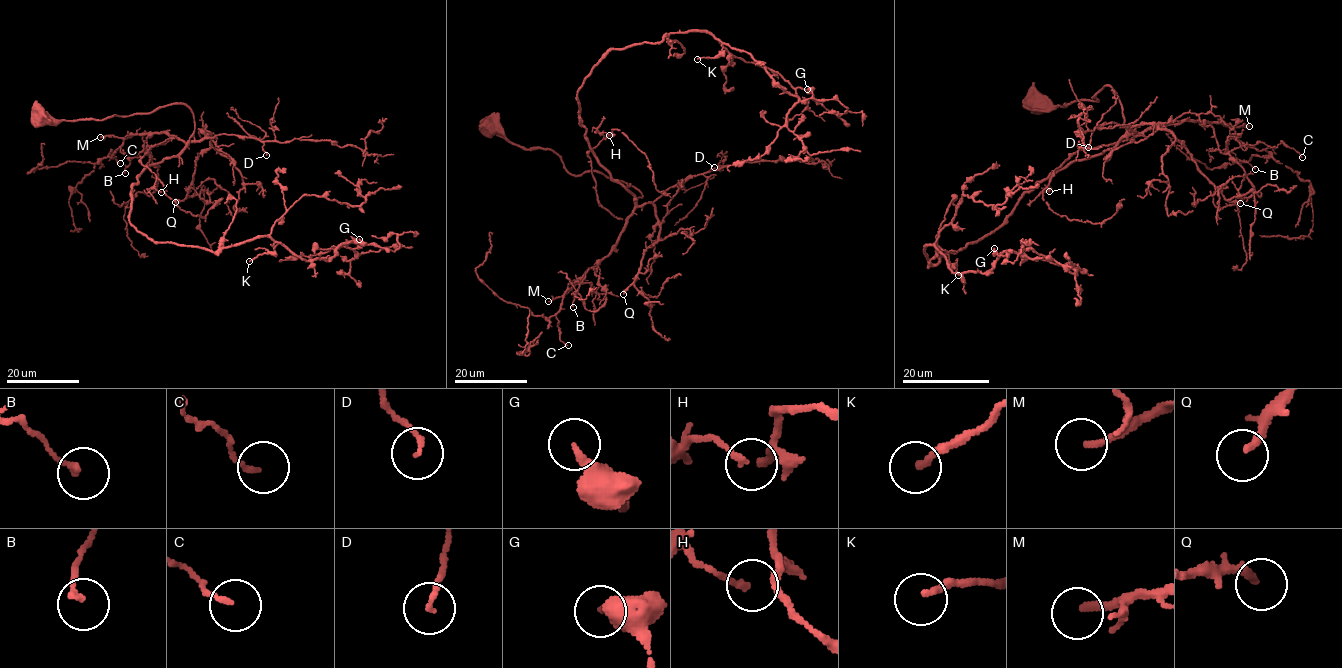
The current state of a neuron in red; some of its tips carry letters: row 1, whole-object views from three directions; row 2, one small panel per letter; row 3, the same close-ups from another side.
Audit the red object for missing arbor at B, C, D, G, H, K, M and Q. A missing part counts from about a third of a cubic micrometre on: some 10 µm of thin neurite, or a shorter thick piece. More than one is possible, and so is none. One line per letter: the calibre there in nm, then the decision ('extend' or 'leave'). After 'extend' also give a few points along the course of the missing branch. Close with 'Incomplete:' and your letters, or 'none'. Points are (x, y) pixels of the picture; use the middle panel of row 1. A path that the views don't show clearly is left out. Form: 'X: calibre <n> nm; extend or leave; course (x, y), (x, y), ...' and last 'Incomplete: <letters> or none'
B: calibre 170 nm; leave
C: calibre 140 nm; leave
D: calibre 130 nm; leave
G: calibre 320 nm; leave
H: calibre 120 nm; leave
K: calibre 200 nm; leave
M: calibre 190 nm; extend
Q: calibre 240 nm; extend
Incomplete: M, Q

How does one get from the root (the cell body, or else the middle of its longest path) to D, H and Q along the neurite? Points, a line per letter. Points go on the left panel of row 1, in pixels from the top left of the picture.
D: (40, 118), (105, 119), (183, 103), (194, 119), (188, 141), (221, 134), (244, 136), (259, 139), (266, 155)
H: (40, 118), (105, 119), (185, 104), (194, 119), (188, 143), (143, 168), (161, 192)
Q: (40, 118), (105, 119), (185, 104), (194, 119), (188, 141), (212, 141), (197, 157), (187, 195), (175, 202)

